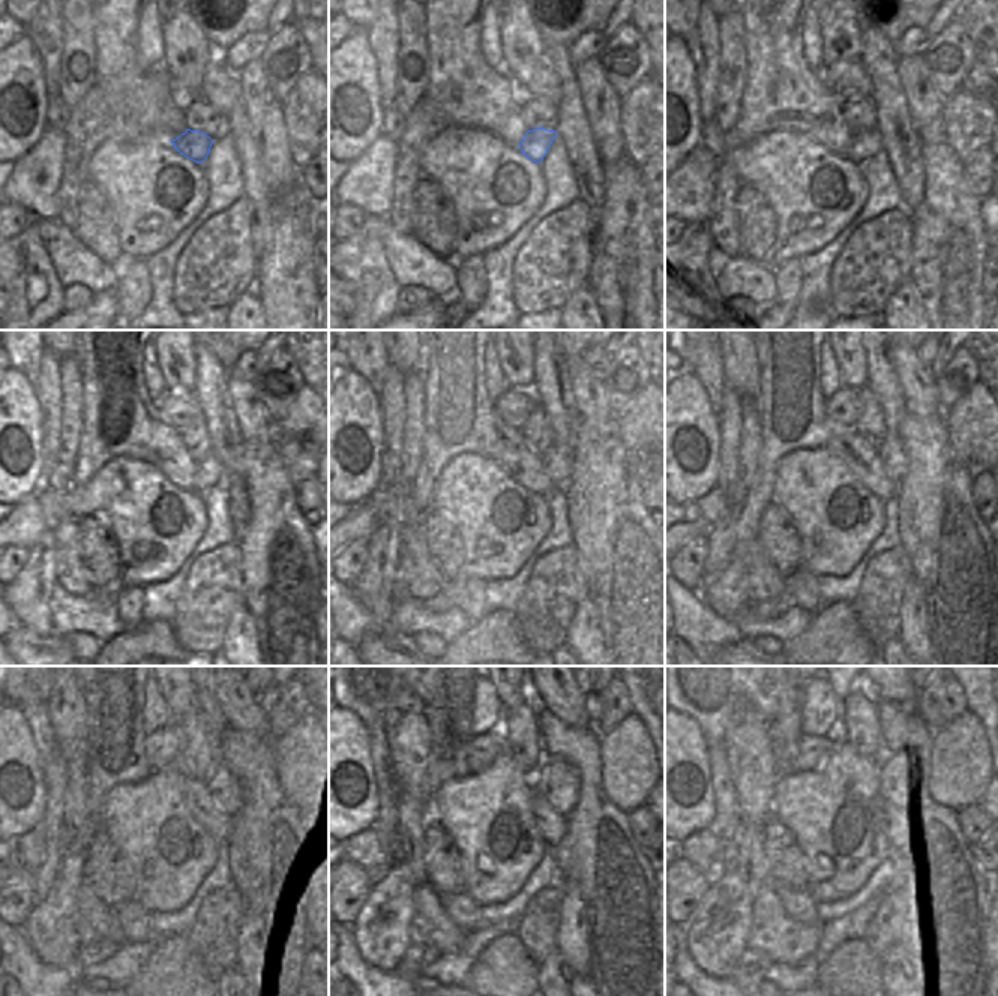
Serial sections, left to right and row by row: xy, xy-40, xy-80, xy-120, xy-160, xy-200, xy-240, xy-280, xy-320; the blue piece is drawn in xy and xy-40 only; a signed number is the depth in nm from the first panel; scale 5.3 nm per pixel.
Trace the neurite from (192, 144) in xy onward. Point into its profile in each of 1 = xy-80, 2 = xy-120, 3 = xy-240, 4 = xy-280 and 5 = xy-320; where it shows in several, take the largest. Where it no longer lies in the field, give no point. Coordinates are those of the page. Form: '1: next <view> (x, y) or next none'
1: next xy-80 (875, 140)
2: next xy-120 (210, 473)
3: next xy-240 (224, 789)
4: next xy-280 (556, 780)
5: next xy-320 (898, 774)

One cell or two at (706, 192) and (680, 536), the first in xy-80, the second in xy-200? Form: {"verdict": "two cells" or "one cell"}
{"verdict": "one cell"}

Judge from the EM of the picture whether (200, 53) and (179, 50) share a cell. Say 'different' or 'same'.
same

